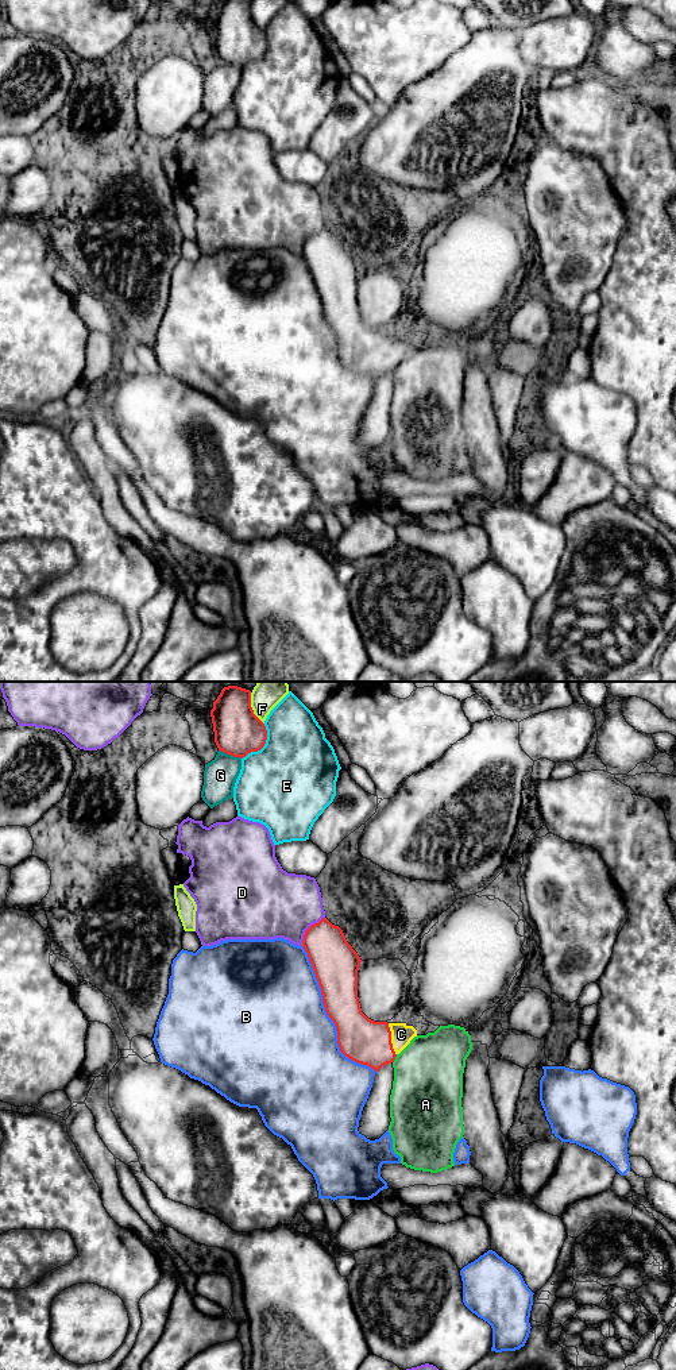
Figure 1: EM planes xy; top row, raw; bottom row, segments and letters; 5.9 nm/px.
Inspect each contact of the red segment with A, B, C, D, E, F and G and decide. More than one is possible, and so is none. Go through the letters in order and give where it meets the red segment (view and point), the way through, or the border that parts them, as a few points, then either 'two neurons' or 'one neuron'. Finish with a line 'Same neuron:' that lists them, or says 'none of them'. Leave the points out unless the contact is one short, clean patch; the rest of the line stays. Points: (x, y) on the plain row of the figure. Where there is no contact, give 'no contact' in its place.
A: xy (394, 367) | two neurons
B: xy (328, 324) | two neurons
C: xy (390, 348) | across xy (367, 351), (390, 348), (401, 343) | one neuron
D: xy (308, 238) | two neurons
E: xy (263, 54) | two neurons
F: xy (251, 18) | two neurons
G: xy (230, 62) | two neurons
Same neuron: C

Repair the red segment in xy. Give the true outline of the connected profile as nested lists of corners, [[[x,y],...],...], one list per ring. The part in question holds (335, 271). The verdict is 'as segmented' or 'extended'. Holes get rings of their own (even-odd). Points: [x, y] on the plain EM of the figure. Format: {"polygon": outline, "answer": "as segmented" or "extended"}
{"polygon": [[[322,227],[305,240],[302,255],[321,297],[325,320],[336,335],[340,360],[375,381],[394,371],[417,346],[417,339],[406,332],[374,331],[362,321],[358,306],[362,269],[343,239]]], "answer": "extended"}

